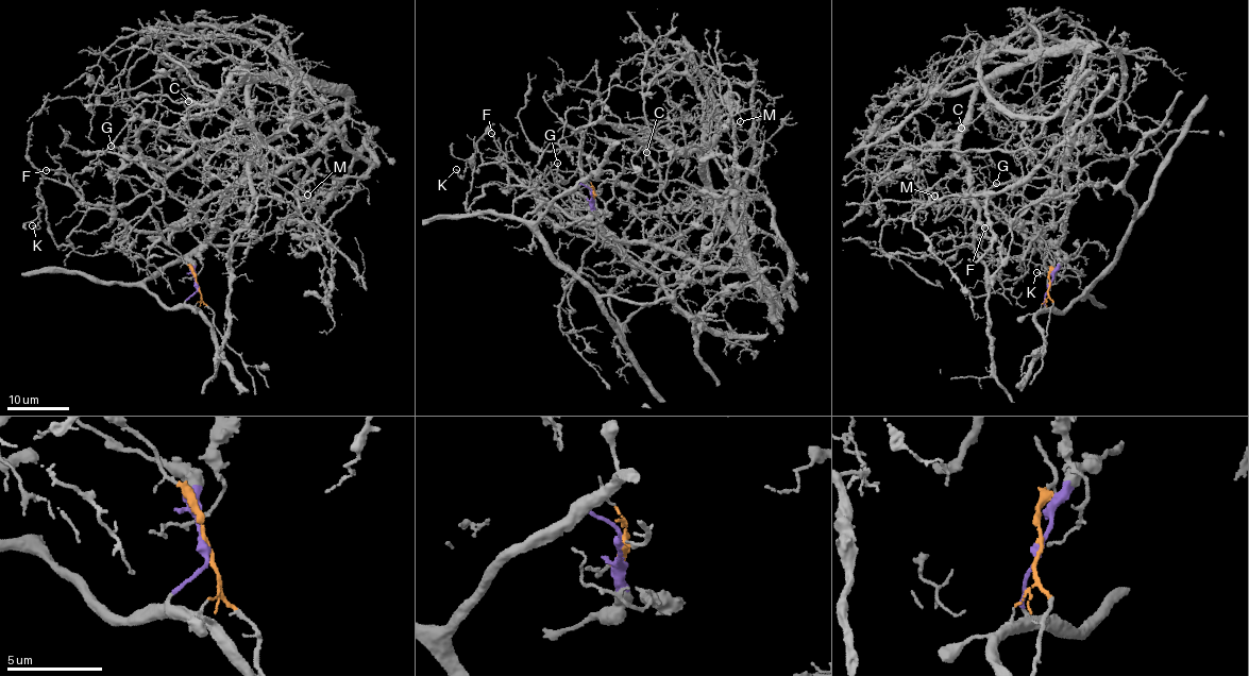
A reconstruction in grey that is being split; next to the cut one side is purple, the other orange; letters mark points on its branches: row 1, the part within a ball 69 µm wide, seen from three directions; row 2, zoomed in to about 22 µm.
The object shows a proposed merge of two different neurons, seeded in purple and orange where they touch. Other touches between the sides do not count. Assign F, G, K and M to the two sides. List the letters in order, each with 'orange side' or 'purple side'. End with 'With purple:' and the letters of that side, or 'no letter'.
F: orange side
G: orange side
K: orange side
M: purple side
With purple: M

